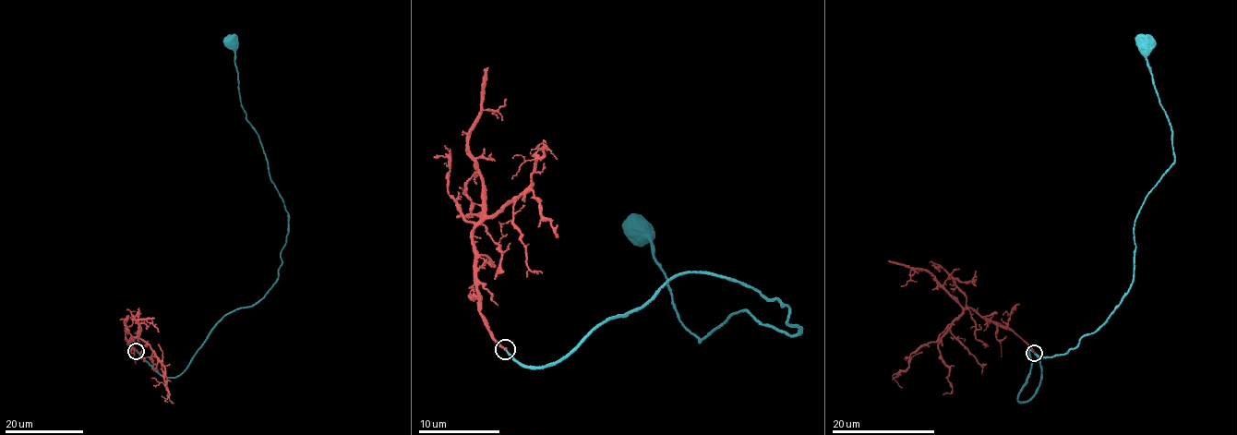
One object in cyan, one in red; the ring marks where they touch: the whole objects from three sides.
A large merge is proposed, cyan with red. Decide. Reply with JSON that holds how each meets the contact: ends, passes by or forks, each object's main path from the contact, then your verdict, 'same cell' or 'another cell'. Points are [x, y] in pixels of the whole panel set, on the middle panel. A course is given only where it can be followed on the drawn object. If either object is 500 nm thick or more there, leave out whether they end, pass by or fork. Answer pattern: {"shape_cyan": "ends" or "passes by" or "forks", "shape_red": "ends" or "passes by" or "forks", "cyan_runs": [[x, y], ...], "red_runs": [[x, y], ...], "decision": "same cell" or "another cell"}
{"shape_cyan": "ends", "shape_red": "ends", "cyan_runs": [[505, 348], [535, 368], [566, 357], [693, 271], [789, 308], [799, 331], [743, 308], [699, 341], [641, 232]], "red_runs": [[505, 348], [481, 312], [472, 235], [527, 188], [534, 155], [543, 155], [545, 140], [557, 159]], "decision": "another cell"}

